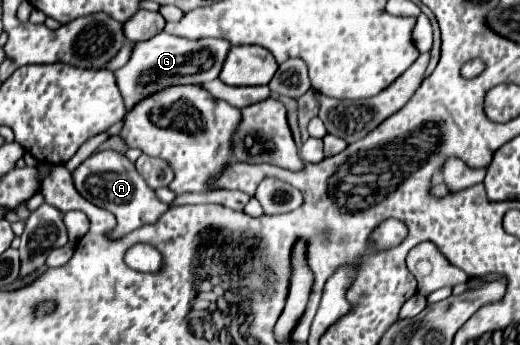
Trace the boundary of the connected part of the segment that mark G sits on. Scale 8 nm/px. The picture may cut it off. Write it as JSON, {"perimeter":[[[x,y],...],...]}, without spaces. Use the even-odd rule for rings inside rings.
{"perimeter":[[[160,32],[146,42],[138,42],[134,46],[130,62],[114,72],[126,108],[132,108],[136,100],[156,92],[156,88],[166,88],[168,84],[204,84],[218,78],[230,46],[232,44],[222,38],[188,40],[166,32]]]}

